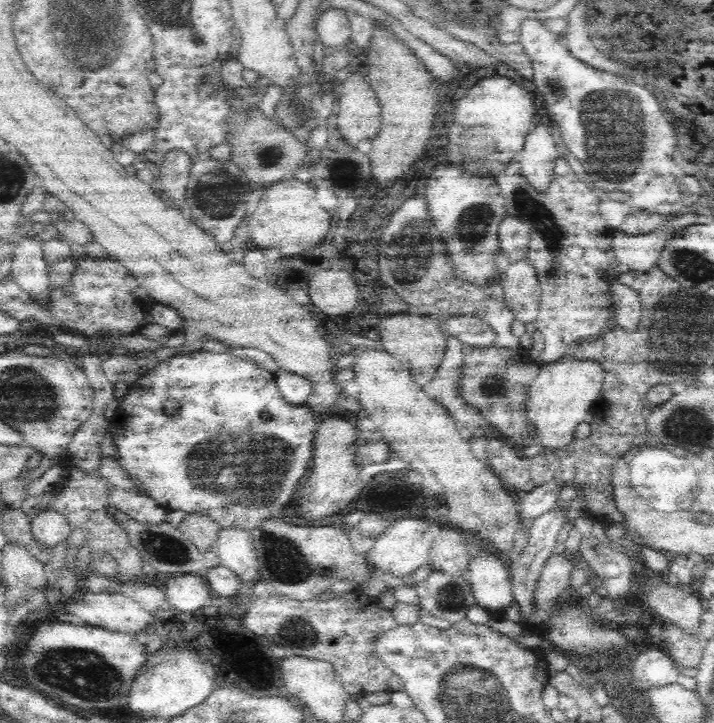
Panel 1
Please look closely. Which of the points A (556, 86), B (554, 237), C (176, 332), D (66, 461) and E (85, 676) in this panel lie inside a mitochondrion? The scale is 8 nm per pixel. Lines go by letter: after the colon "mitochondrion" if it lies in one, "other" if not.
A: mitochondrion
B: mitochondrion
C: other
D: other
E: mitochondrion

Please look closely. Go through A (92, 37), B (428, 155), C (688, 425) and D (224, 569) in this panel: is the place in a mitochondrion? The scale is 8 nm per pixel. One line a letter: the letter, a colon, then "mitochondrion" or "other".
A: mitochondrion
B: other
C: mitochondrion
D: other

